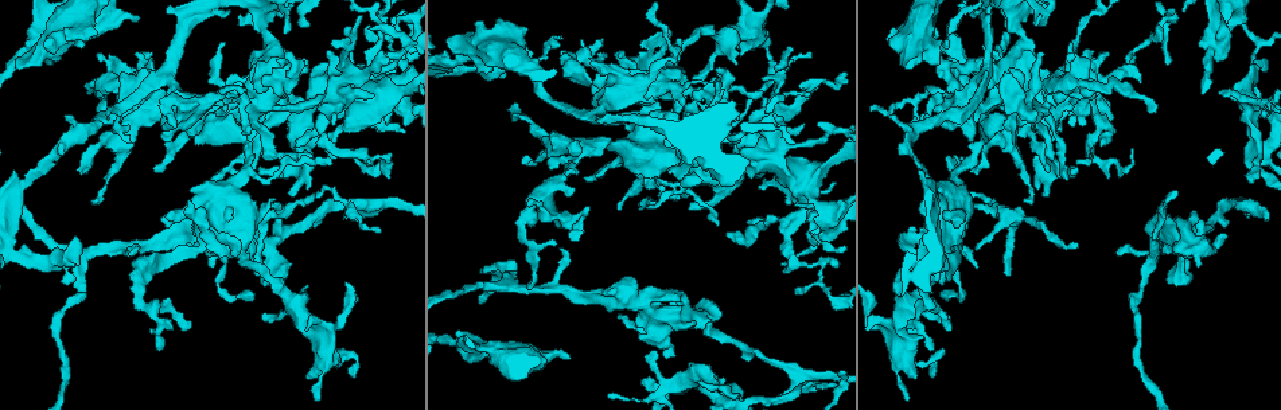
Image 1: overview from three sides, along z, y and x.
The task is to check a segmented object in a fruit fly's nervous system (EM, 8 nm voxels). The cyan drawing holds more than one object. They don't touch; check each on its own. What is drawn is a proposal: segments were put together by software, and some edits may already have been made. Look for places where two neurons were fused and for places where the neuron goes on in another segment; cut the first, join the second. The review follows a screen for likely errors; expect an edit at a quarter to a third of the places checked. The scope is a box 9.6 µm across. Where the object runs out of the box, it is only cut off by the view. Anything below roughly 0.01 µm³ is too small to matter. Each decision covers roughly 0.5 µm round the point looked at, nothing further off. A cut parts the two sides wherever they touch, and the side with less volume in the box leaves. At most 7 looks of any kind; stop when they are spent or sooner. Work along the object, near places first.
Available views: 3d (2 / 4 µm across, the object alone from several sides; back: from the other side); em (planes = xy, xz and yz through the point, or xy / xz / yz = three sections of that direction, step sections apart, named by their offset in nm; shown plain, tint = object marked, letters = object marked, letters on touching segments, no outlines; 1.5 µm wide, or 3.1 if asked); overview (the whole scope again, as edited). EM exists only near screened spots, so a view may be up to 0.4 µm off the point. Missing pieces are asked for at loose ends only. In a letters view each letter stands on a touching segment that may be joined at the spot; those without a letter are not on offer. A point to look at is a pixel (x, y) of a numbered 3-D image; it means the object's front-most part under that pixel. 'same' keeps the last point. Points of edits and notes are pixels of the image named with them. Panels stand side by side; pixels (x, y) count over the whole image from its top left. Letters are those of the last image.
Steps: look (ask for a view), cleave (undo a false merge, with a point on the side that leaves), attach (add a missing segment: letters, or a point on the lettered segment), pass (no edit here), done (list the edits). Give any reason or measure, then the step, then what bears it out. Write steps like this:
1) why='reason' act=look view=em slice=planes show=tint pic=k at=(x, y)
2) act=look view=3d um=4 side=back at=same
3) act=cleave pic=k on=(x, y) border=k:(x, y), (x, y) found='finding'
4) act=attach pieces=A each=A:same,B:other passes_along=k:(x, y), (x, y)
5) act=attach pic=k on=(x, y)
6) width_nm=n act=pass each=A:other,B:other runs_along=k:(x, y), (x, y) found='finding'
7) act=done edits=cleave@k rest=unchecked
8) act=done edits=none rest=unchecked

why='sudden change in width' act=look view=em slice=xz step=8 show=tint pic=1 at=(11, 58)

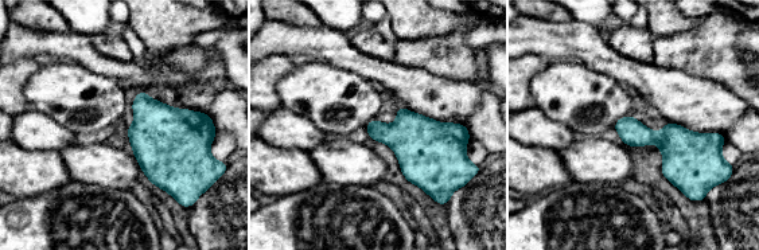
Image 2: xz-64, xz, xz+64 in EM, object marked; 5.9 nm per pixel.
act=look view=em slice=planes show=letters at=same

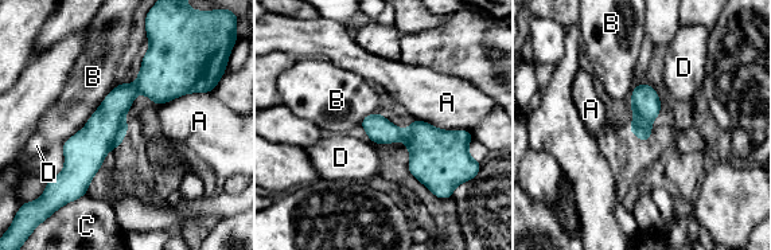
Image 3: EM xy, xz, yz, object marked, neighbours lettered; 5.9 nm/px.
width_nm=240 act=pass each=A:other,B:other,C:other,D:other border=3:(119, 85), (86, 124), (61, 144) found='one neuron here'

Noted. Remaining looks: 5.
why='branch stops here' act=look view=em slice=xz step=8 show=tint pic=1 at=(550, 169)

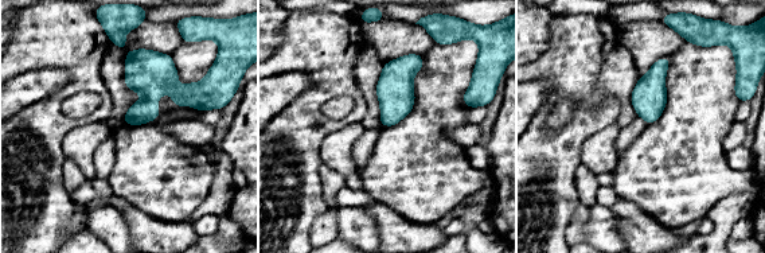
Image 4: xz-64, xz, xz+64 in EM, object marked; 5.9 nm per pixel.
act=look view=em slice=planes show=letters at=same

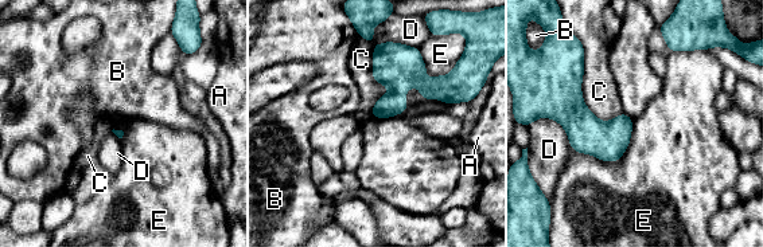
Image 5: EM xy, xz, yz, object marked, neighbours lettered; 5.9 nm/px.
act=pass each=A:other,B:other,C:other,D:other,E:other border=5:(633, 120), (618, 160), (575, 152) found='none of them fits'

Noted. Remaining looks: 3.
why='branch point' act=look view=em slice=xy step=8 show=tint pic=1 at=(985, 69)

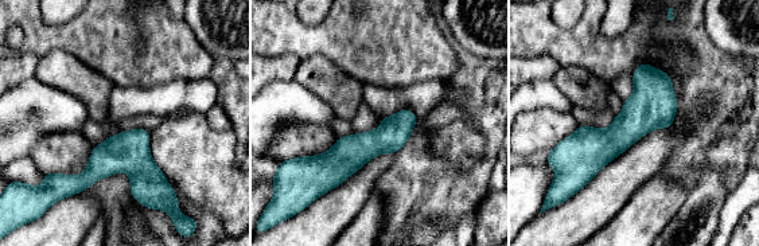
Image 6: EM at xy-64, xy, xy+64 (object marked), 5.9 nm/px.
why='another direction' act=look view=em slice=planes show=letters at=same

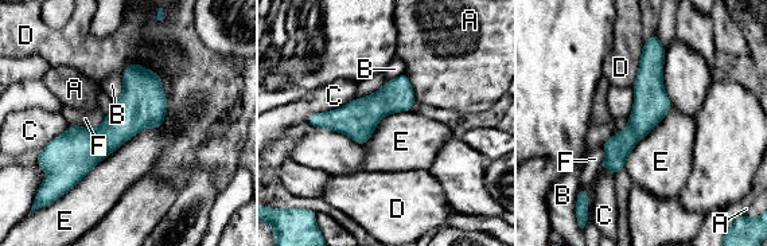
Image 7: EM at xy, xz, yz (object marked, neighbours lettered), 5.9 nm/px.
act=pass each=A:other,B:other,C:other,D:other,E:other,F:other border=7:(162, 124), (136, 132), (71, 187) found='continuous, no second neuron'

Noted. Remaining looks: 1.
act=done edits=none rest=unchecked

